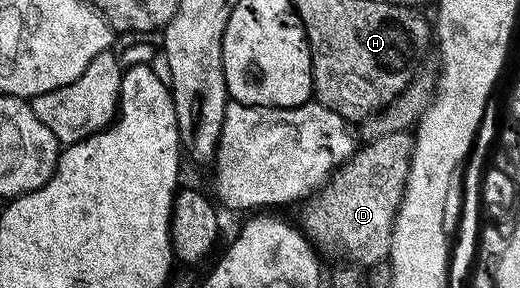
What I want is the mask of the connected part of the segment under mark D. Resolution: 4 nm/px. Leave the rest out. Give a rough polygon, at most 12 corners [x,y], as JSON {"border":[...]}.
{"border":[[413,136],[356,147],[301,231],[355,266],[390,257]]}

